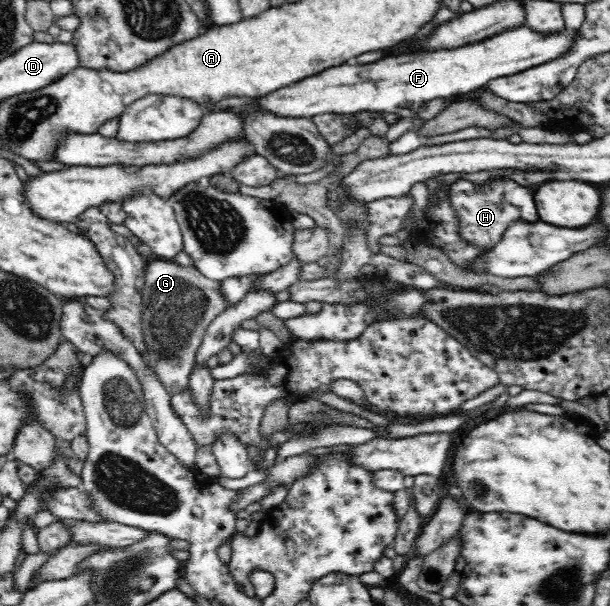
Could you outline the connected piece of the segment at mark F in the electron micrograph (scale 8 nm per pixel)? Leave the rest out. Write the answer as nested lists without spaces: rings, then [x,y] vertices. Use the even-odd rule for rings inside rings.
[[[525,25],[500,36],[492,36],[484,42],[464,44],[455,50],[388,54],[364,66],[342,63],[303,78],[293,85],[256,97],[253,108],[259,114],[273,114],[280,118],[311,118],[328,113],[385,112],[410,117],[419,127],[423,121],[418,120],[417,112],[424,102],[453,95],[463,96],[484,88],[495,78],[518,74],[559,57],[573,39],[559,33],[544,36],[530,31]]]

